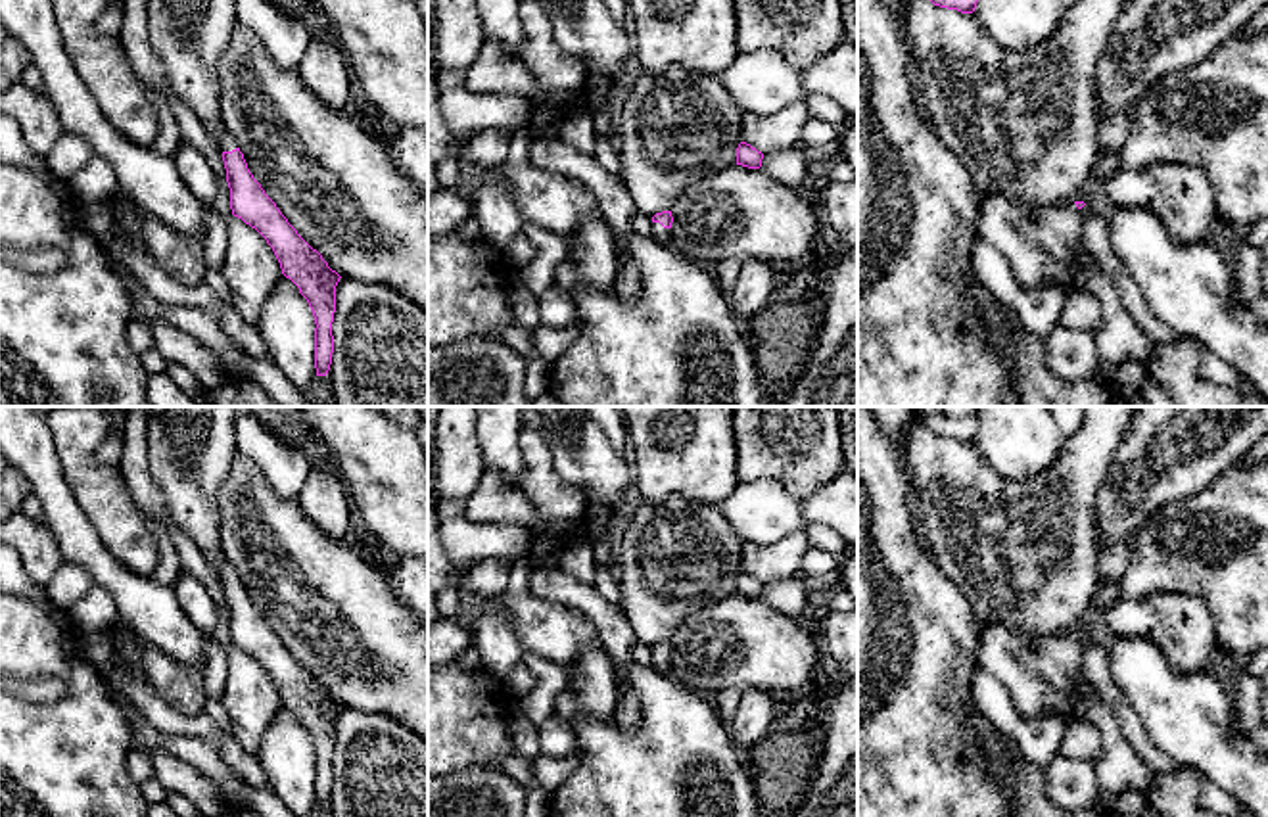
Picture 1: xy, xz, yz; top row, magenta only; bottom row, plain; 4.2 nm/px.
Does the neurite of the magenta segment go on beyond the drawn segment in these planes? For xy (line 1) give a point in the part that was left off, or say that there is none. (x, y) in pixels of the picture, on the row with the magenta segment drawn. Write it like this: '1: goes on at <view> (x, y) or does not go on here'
1: goes on at xy (225, 140)

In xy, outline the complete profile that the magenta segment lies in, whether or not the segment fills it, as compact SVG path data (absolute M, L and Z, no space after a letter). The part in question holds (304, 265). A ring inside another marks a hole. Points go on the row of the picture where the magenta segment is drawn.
M224 127L219 132L217 144L226 169L232 215L267 240L280 263L282 274L307 299L317 324L315 368L317 376L326 376L334 353L332 322L336 313L336 286L341 276L297 234L276 203L265 194Z

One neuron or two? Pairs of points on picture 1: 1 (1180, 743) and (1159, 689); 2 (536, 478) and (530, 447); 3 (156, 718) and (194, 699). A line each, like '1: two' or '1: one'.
1: one
2: one
3: two

